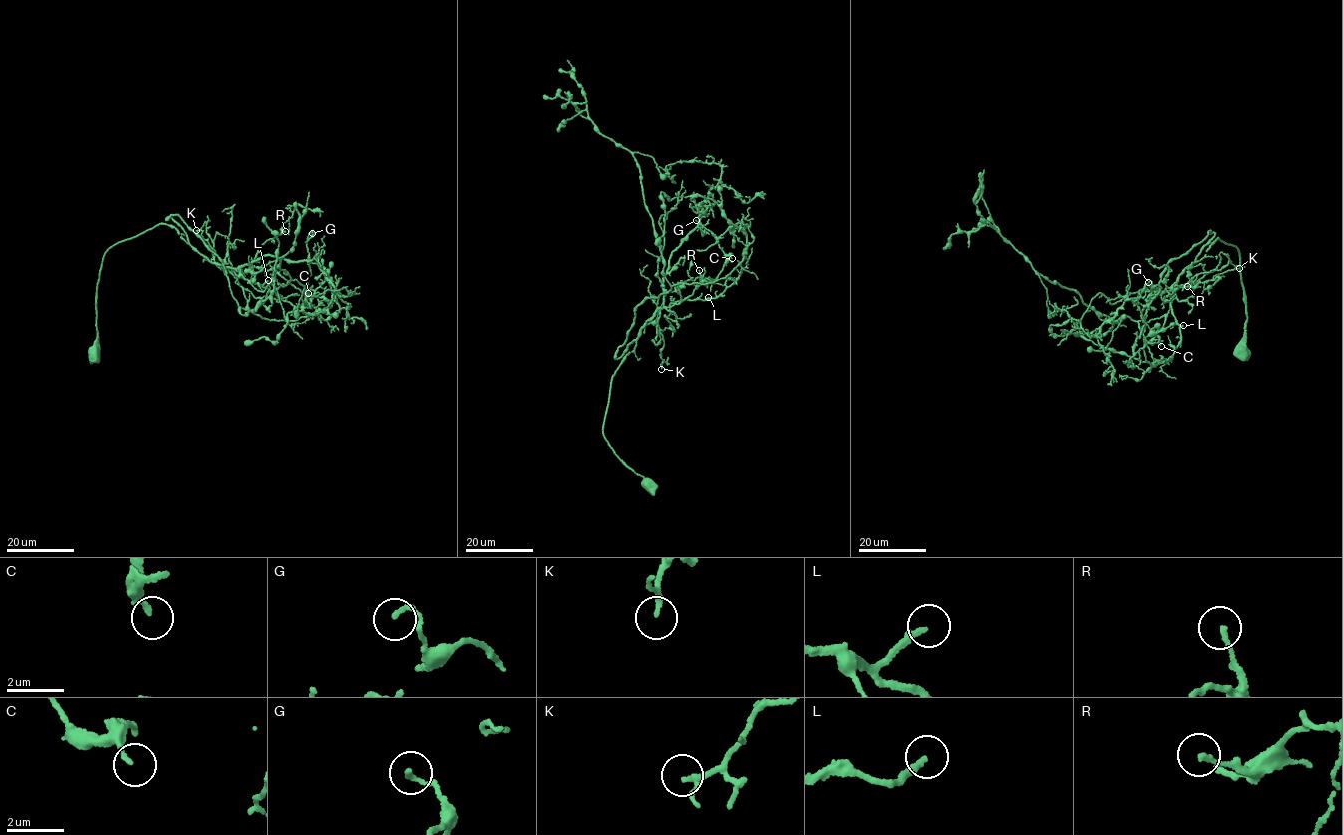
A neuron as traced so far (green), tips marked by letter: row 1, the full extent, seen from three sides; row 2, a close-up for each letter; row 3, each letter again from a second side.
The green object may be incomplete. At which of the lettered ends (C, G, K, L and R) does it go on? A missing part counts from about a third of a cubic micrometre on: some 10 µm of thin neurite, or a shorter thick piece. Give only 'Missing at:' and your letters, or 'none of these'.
Missing at: L

